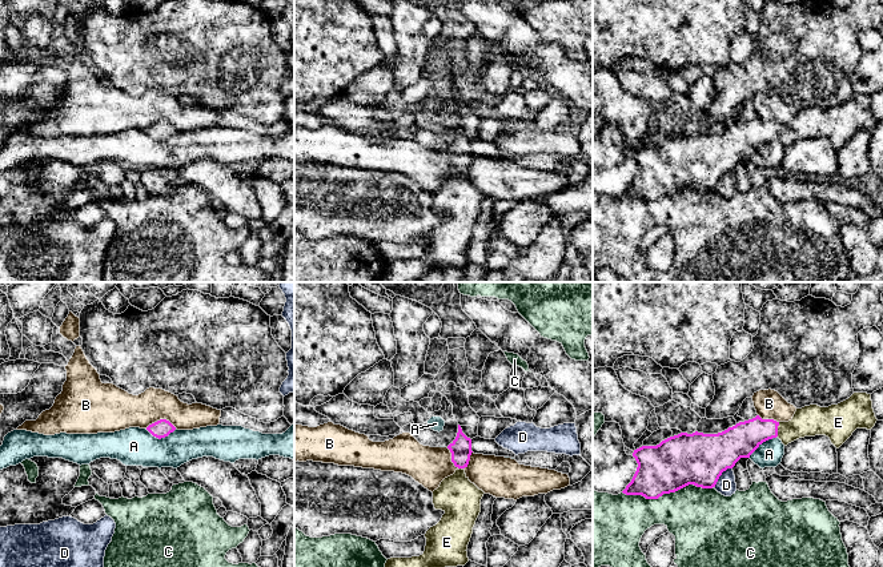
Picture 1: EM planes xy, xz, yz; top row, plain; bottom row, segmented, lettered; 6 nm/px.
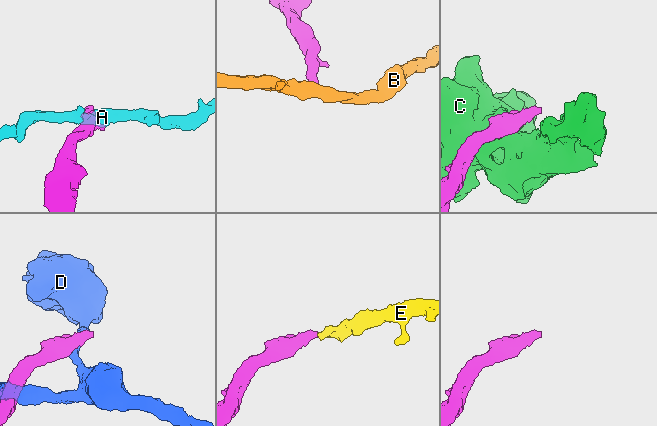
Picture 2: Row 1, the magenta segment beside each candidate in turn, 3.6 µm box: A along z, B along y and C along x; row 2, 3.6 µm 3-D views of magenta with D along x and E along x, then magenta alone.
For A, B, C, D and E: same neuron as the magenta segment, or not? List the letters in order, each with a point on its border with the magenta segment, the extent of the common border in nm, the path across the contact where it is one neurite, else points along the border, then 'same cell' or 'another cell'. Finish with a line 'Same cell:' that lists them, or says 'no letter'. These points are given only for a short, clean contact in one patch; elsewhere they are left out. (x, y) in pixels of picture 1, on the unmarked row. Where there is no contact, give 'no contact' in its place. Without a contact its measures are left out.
A: meets magenta in yz at (762, 144); contact 220 nm long; border along yz (777, 137), (766, 141), (749, 159); another cell
B: meets magenta in xy at (161, 121); contact 190 nm long; border along xy (145, 129), (160, 121), (168, 121), (176, 129); another cell
C: meets magenta in yz at (667, 194); contact 550 nm long; another cell
D: meets magenta in yz at (721, 176); contact 170 nm long; another cell
E: meets magenta in yz at (777, 131); contact 90 nm long; runs through yz (741, 143), (757, 132), (777, 131), (795, 131), (810, 123); same cell
Same cell: E

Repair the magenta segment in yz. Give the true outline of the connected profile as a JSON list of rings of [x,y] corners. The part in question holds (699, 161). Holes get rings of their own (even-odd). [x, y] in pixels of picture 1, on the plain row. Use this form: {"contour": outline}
{"contour": [[[854,94],[828,109],[796,110],[788,124],[756,117],[718,136],[681,134],[657,148],[634,152],[638,169],[622,194],[658,201],[689,186],[713,190],[723,173],[740,160],[750,160],[768,141],[778,138],[787,148],[799,140],[826,137],[839,150],[856,130],[871,132],[876,122],[871,96]]]}

